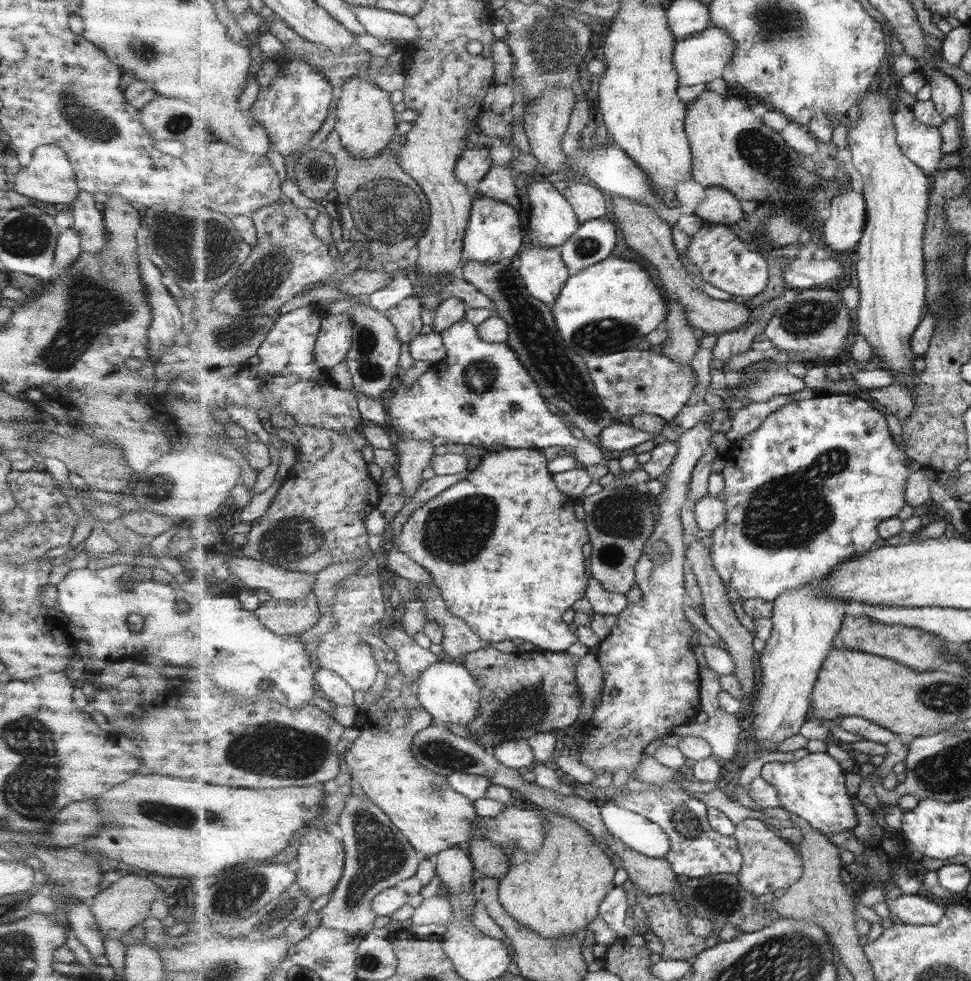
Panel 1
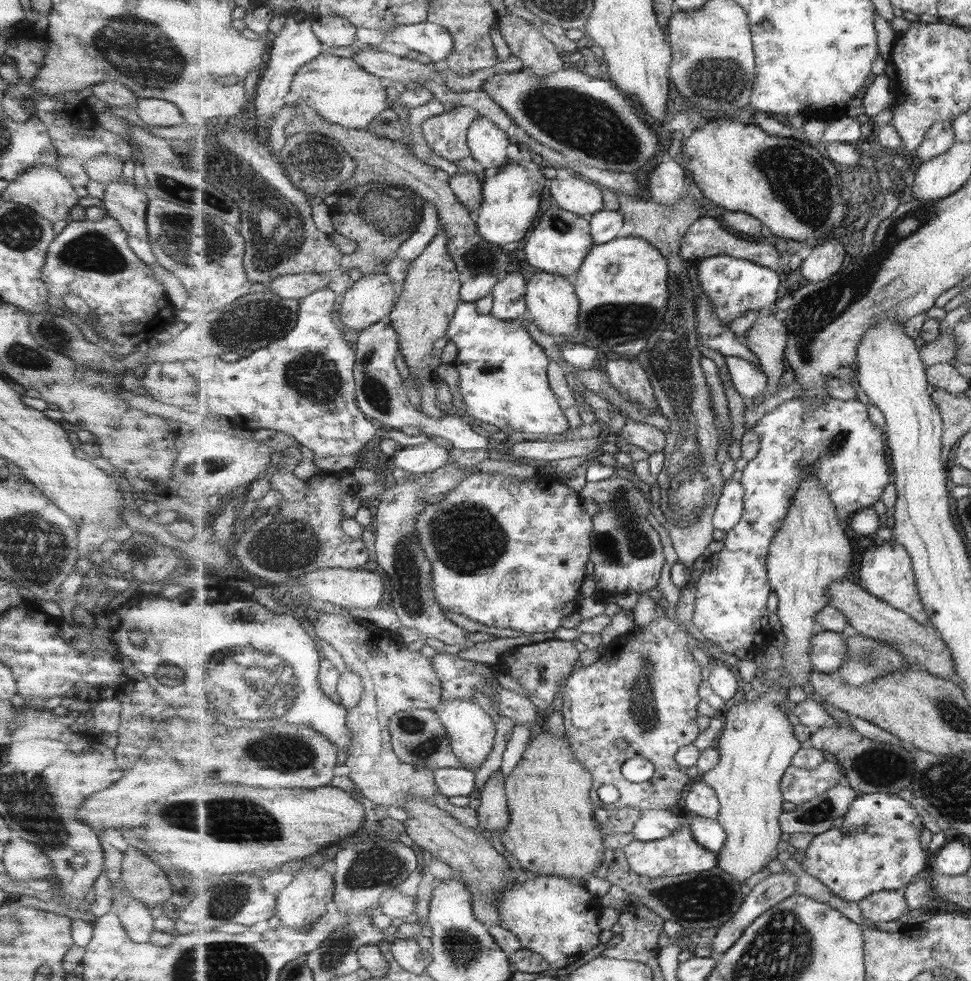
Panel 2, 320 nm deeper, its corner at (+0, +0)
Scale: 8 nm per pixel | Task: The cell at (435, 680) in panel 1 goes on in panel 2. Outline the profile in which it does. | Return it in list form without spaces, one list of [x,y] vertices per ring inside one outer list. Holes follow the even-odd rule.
[[[458,698],[451,702],[443,701],[438,706],[437,712],[447,729],[455,754],[467,769],[479,770],[483,766],[483,762],[487,762],[487,758],[489,758],[489,754],[493,752],[493,746],[495,746],[495,736],[497,736],[495,720],[479,704],[466,698]]]

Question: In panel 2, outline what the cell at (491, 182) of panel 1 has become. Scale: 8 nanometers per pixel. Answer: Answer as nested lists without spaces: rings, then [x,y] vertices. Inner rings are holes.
[[[477,117],[468,133],[468,146],[472,158],[485,168],[487,173],[495,172],[510,162],[507,156],[509,136],[495,122],[485,117]]]

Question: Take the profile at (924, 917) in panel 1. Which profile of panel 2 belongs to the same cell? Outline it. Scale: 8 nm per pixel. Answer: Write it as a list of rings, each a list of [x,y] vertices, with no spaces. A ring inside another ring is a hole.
[[[897,891],[877,892],[865,898],[860,905],[864,919],[873,923],[898,920],[911,912],[904,894]]]

